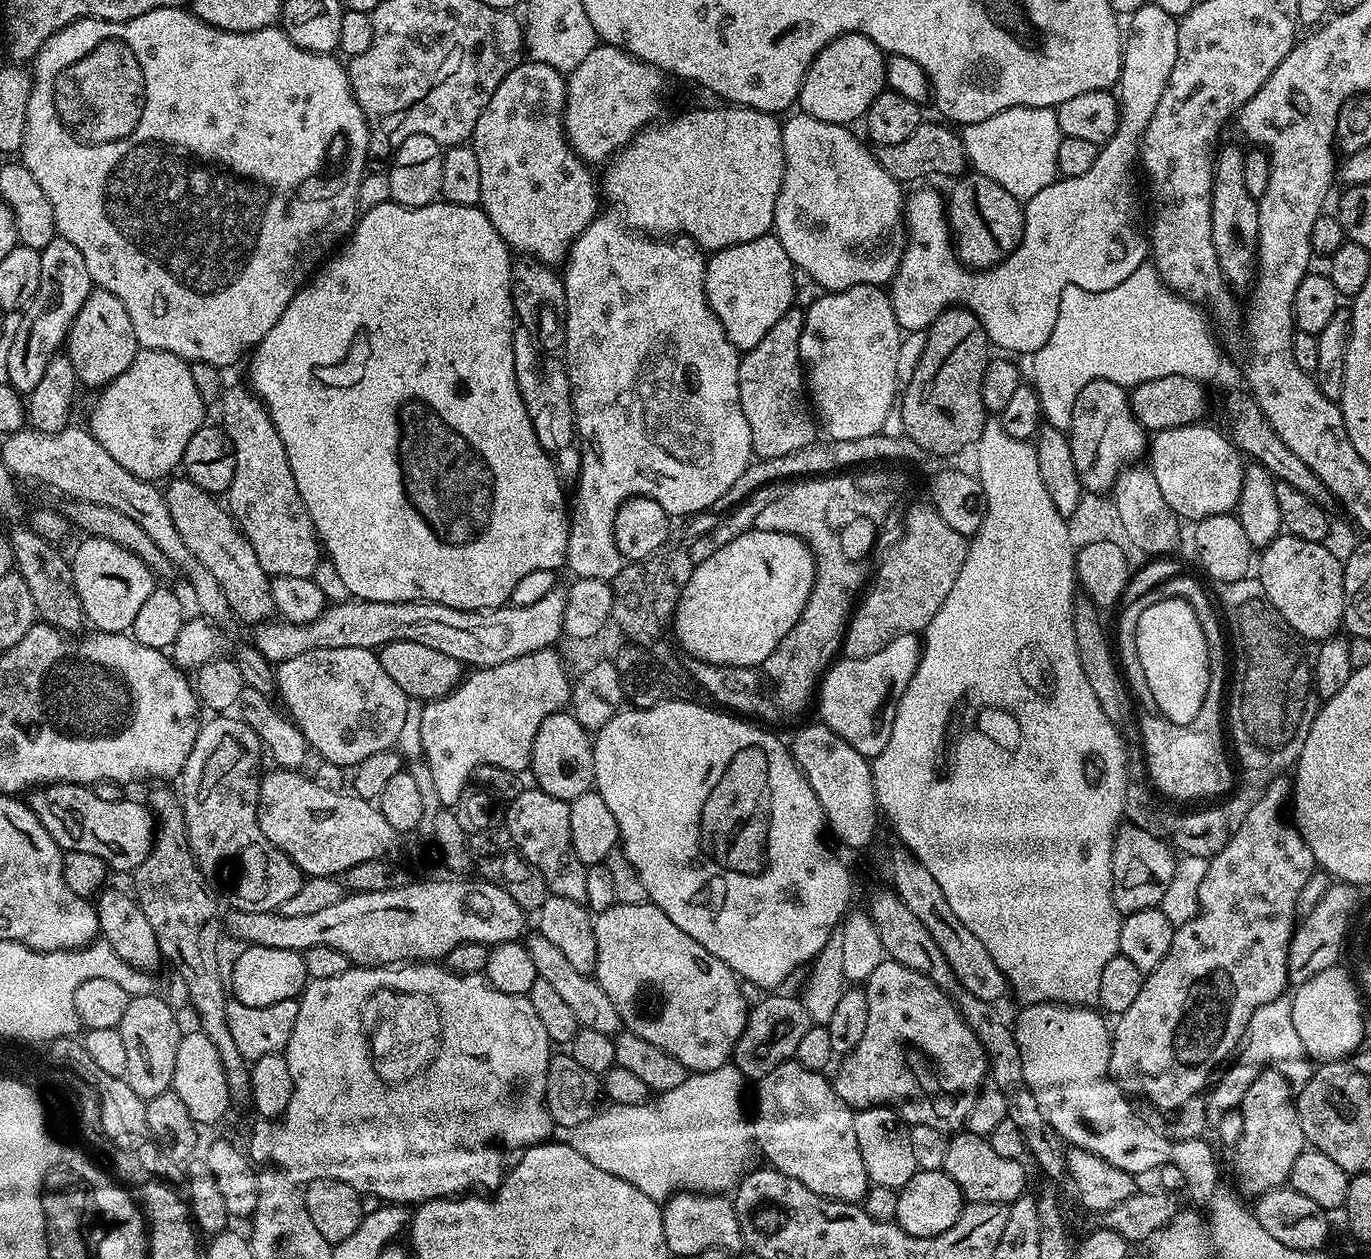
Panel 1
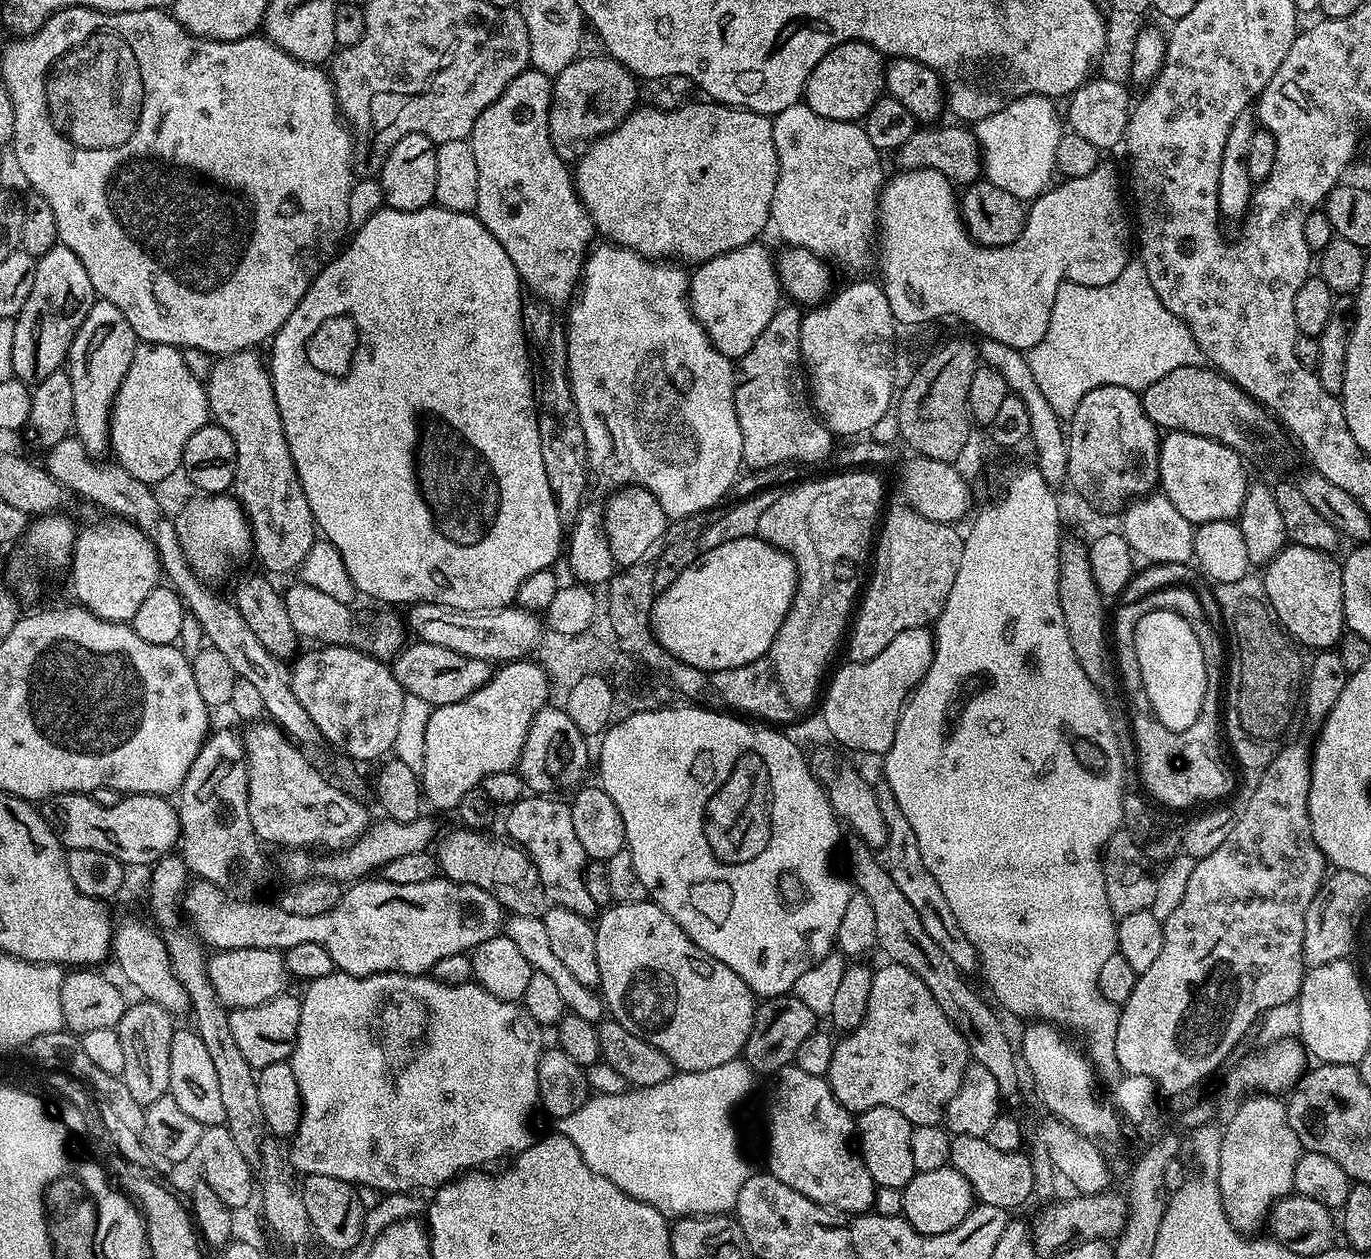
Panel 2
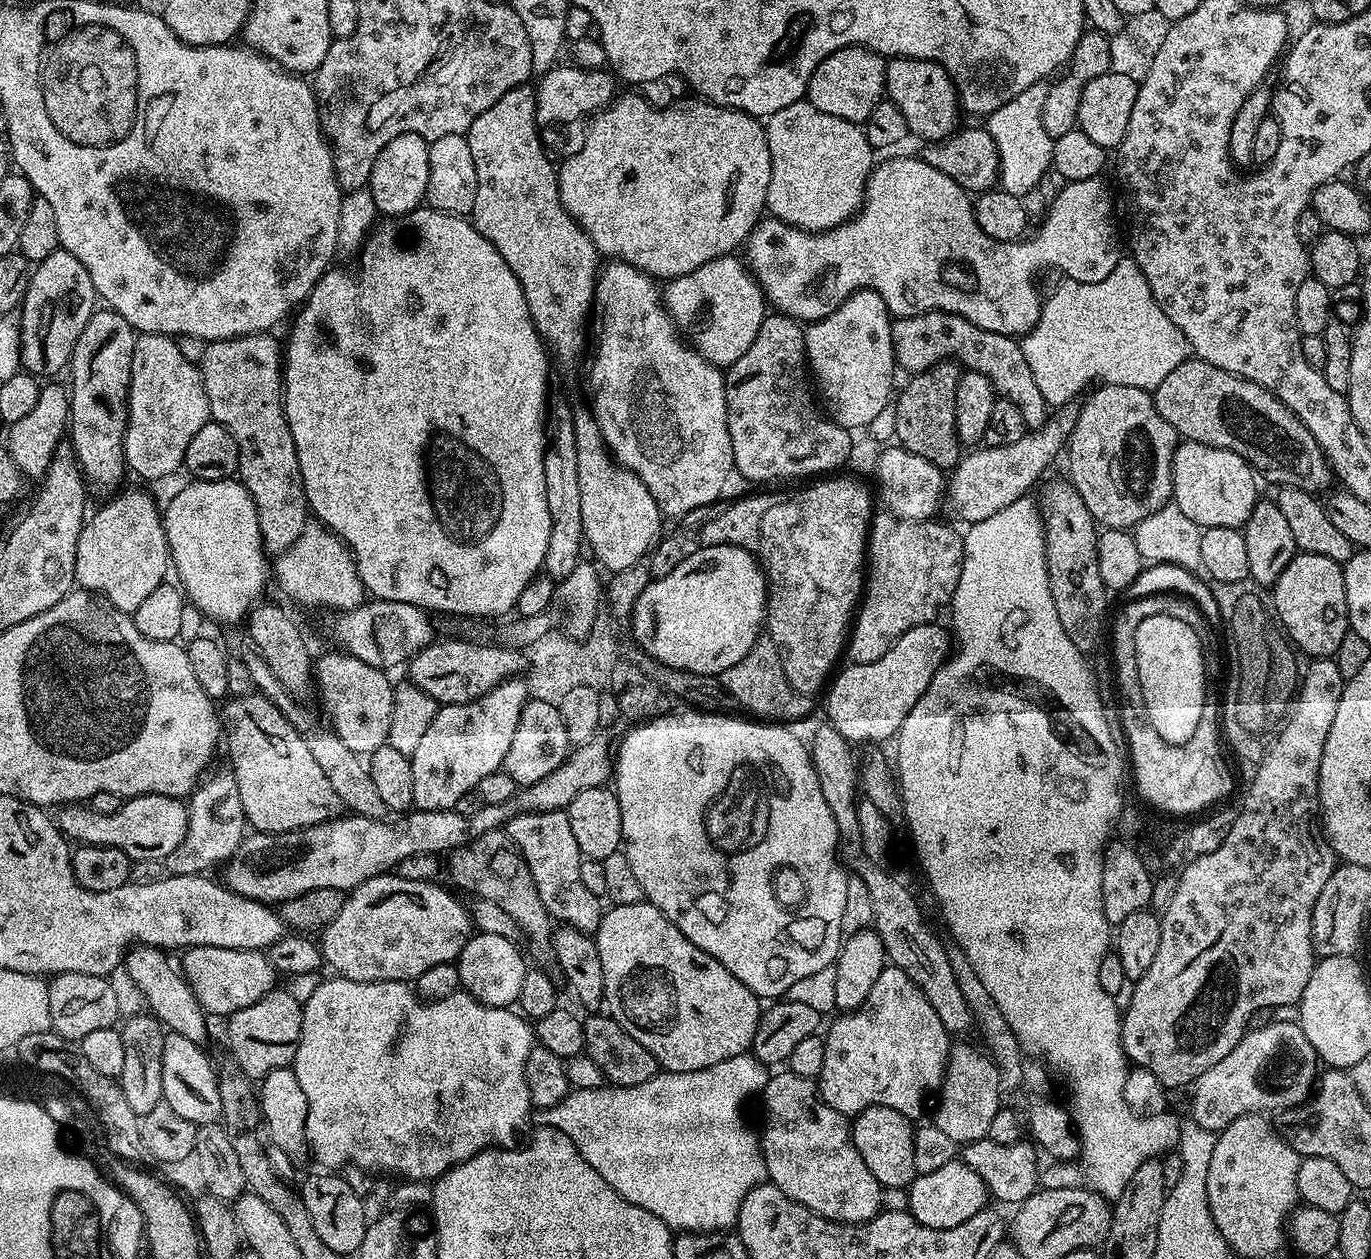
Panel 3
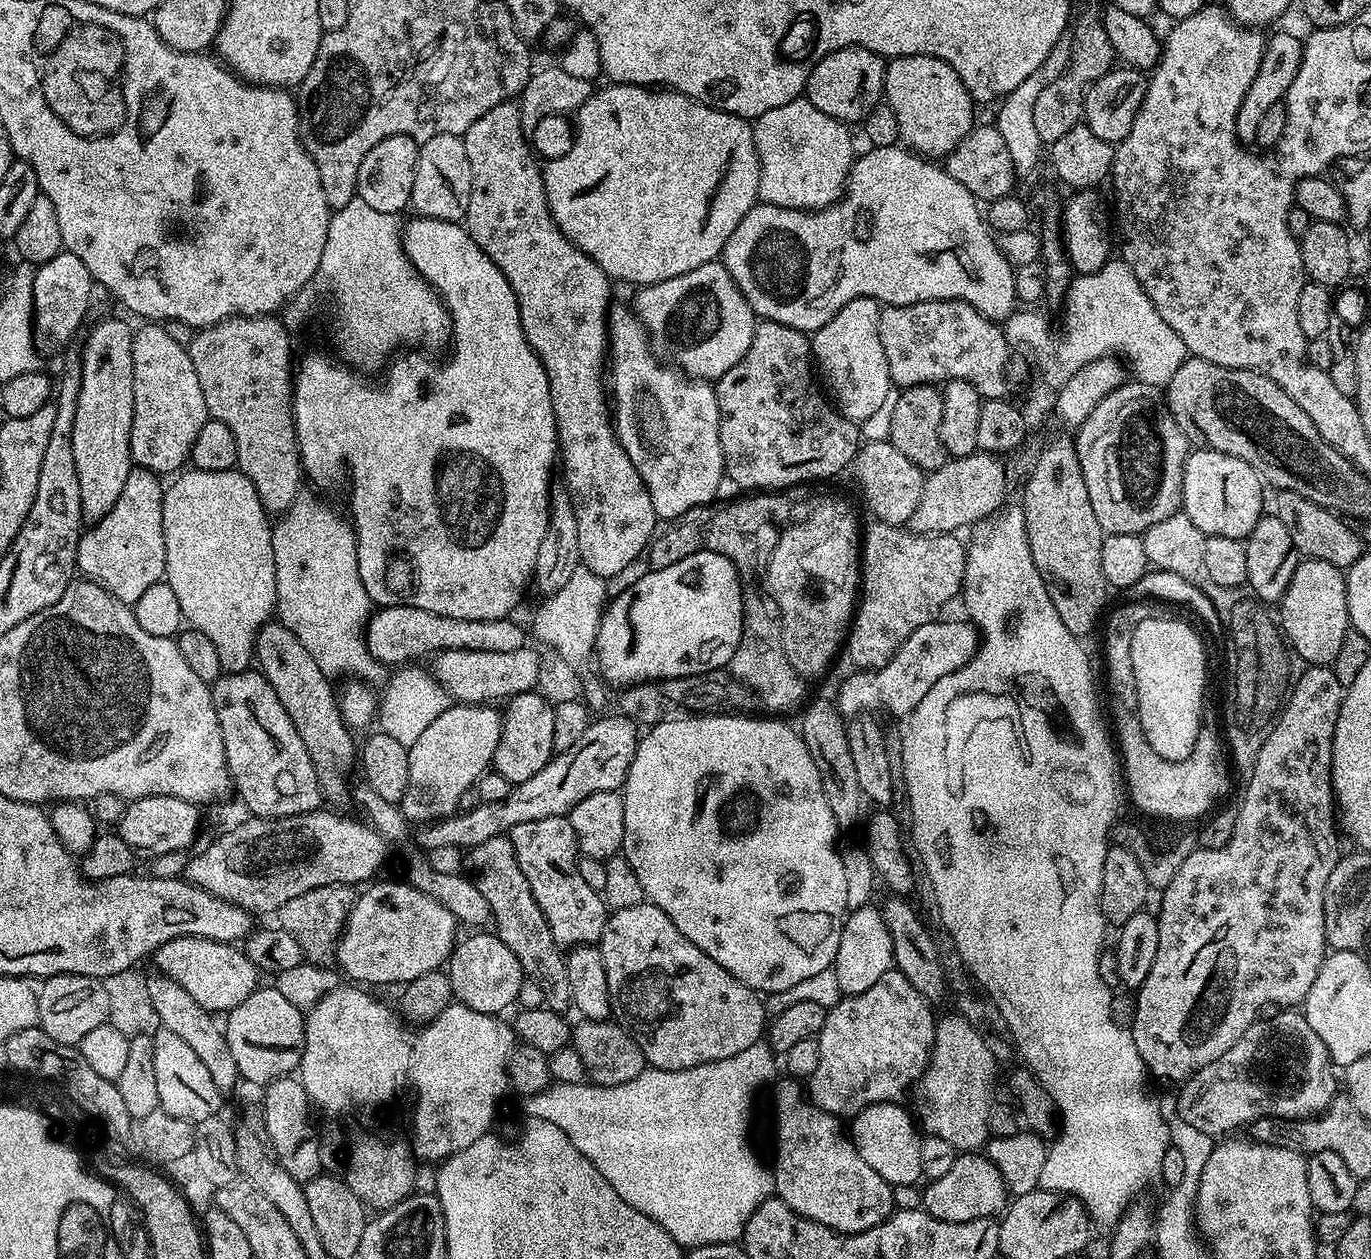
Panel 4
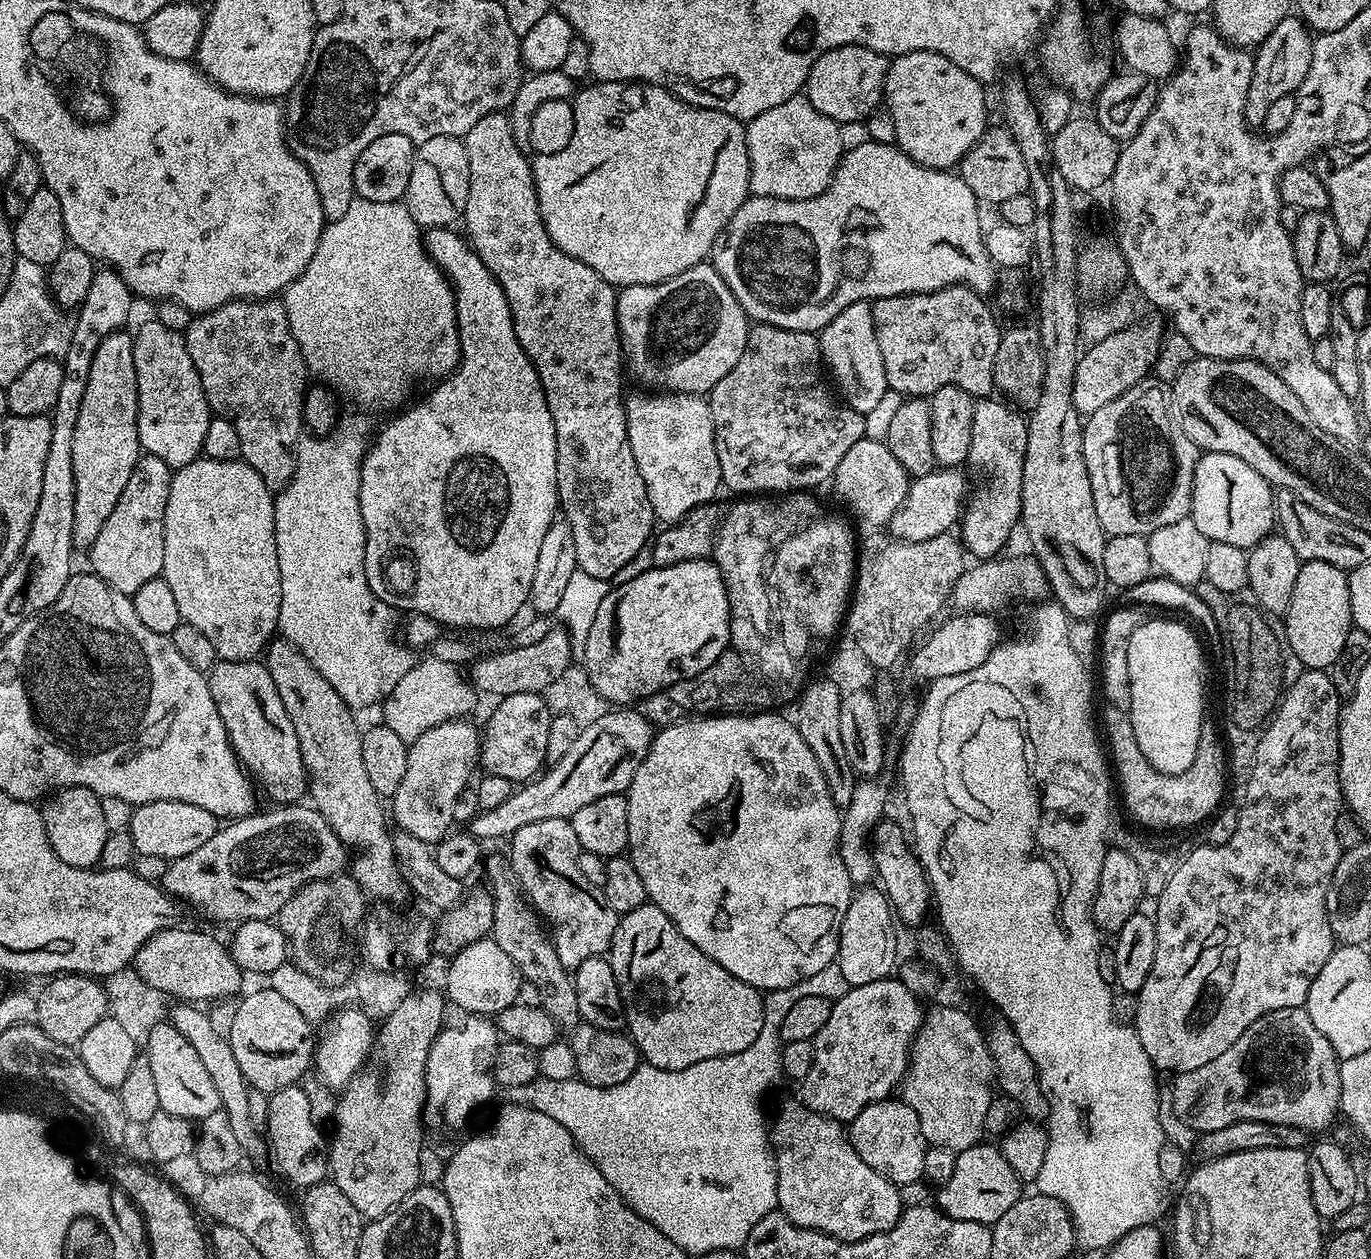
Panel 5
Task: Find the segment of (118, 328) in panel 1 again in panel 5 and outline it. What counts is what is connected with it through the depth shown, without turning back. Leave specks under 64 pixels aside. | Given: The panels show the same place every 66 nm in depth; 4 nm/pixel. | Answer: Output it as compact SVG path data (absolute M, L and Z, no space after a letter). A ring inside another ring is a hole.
M121 330L102 338L90 366L86 395L78 423L74 425L74 536L73 549L91 548L94 538L102 531L110 510L118 506L118 498L142 449L138 438L138 378L134 370L133 333Z

